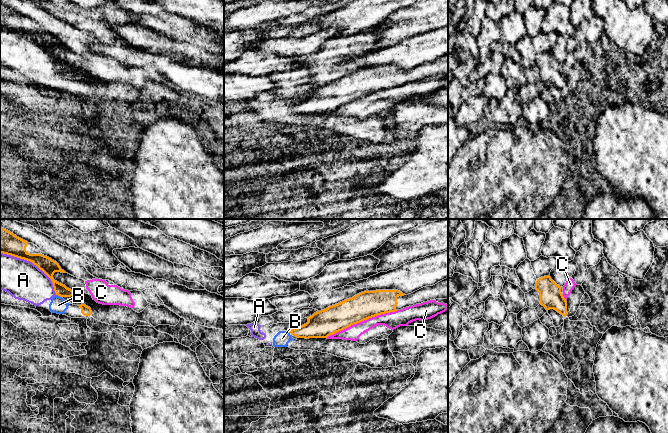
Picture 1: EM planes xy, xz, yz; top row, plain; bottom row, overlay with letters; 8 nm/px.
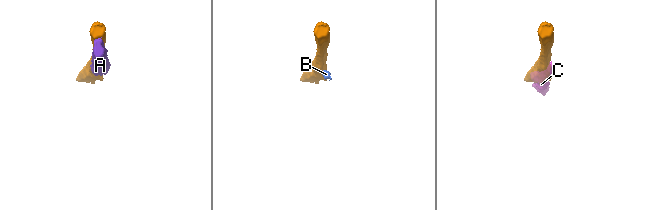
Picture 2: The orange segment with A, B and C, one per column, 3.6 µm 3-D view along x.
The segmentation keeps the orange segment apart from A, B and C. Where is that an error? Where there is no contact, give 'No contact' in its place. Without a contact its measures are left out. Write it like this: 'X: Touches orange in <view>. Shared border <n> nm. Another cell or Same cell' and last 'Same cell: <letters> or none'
A: Touches orange in xy. Shared border 550 nm. Another cell
B: Touches orange in xy. Shared border 50 nm. Another cell
C: Touches orange in xz. Shared border 600 nm. Another cell
Same cell: none

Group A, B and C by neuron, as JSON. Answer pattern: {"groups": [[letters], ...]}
{"groups": [["A", "B"], ["C"]]}

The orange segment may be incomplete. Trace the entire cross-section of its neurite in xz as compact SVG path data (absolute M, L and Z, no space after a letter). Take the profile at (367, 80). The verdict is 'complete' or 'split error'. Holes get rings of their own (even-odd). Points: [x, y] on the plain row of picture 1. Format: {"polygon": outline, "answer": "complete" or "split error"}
{"polygon": "M448 54L438 58L433 62L423 63L411 70L405 71L398 66L376 66L364 67L352 74L346 75L338 80L329 82L328 84L314 89L307 93L308 98L289 108L297 114L327 114L339 107L342 107L351 101L360 99L369 94L395 88L403 84L421 80L430 76L448 75Z", "answer": "split error"}

